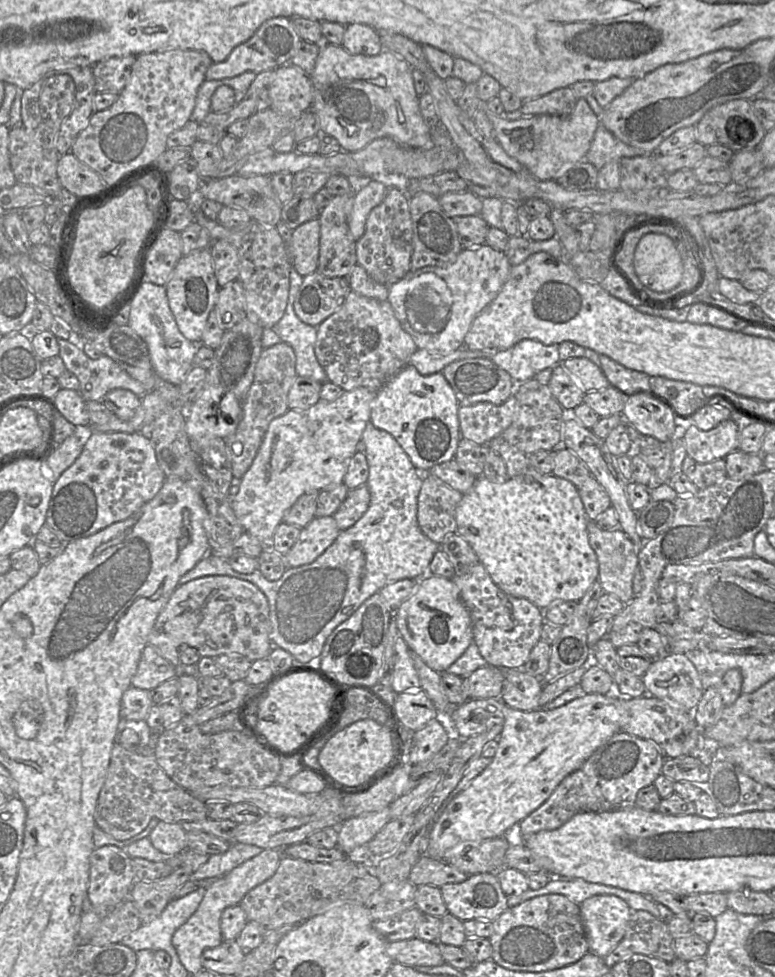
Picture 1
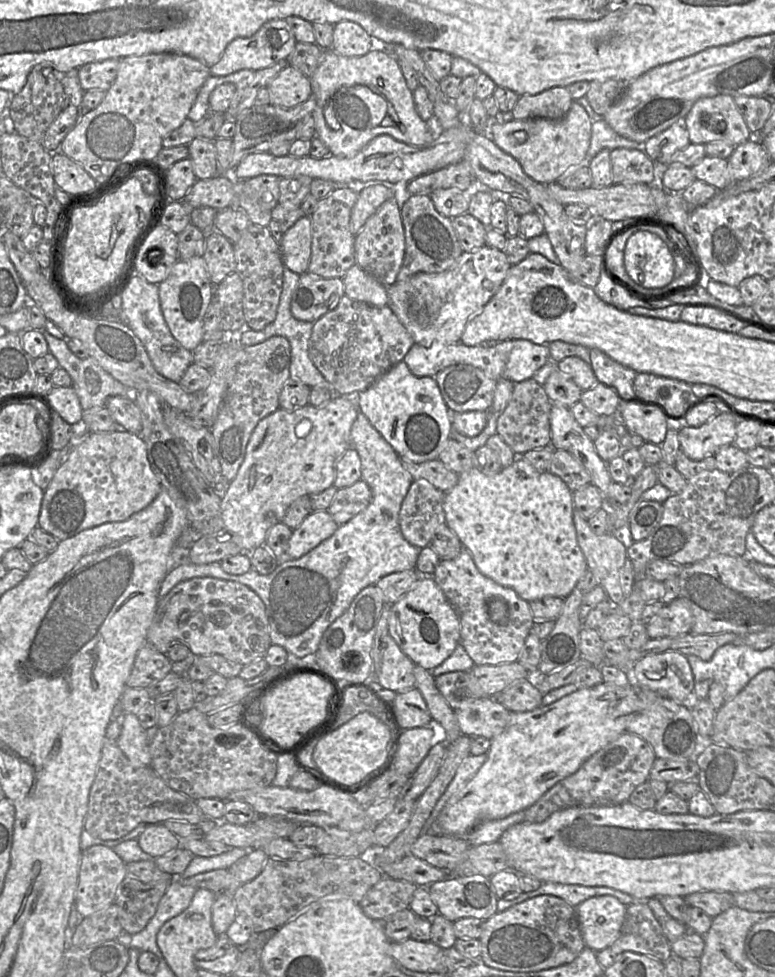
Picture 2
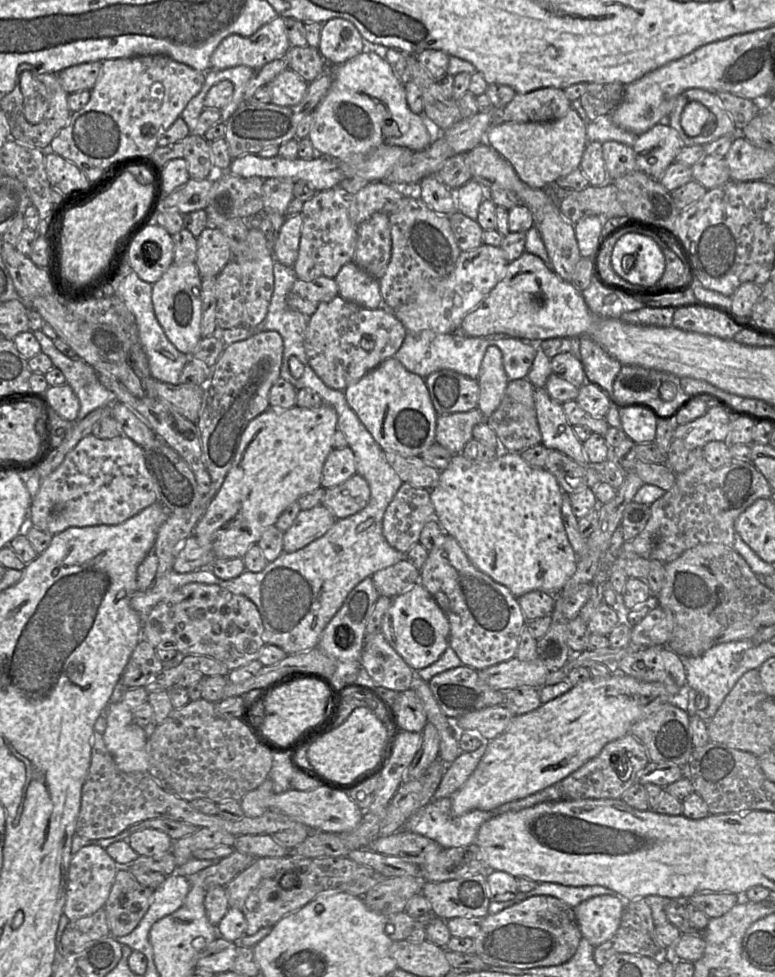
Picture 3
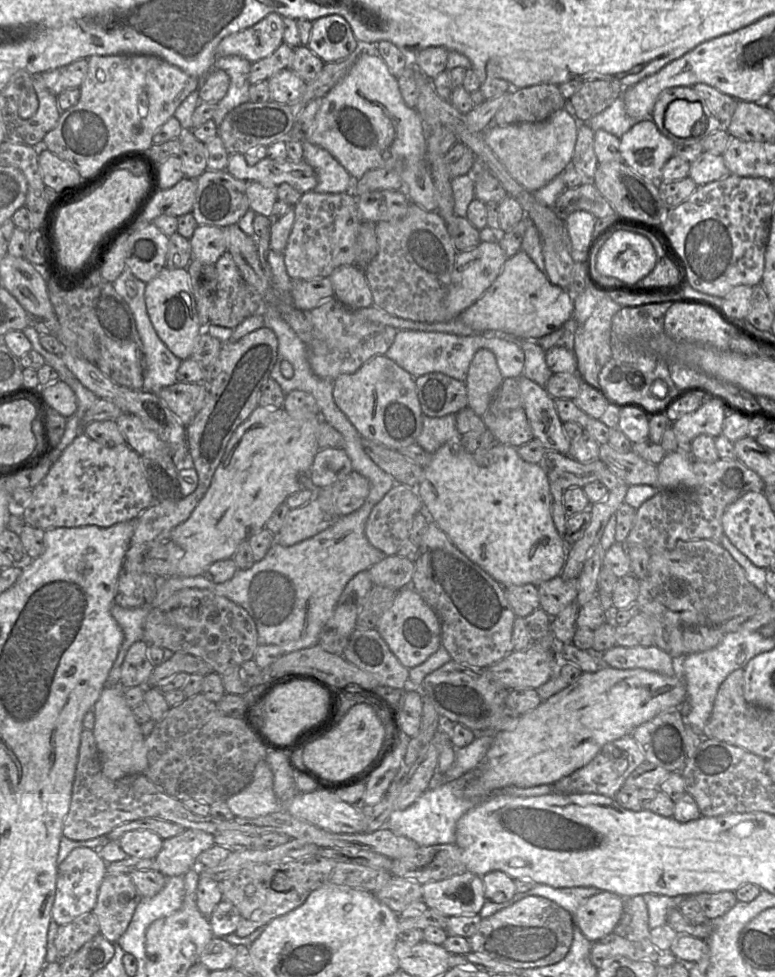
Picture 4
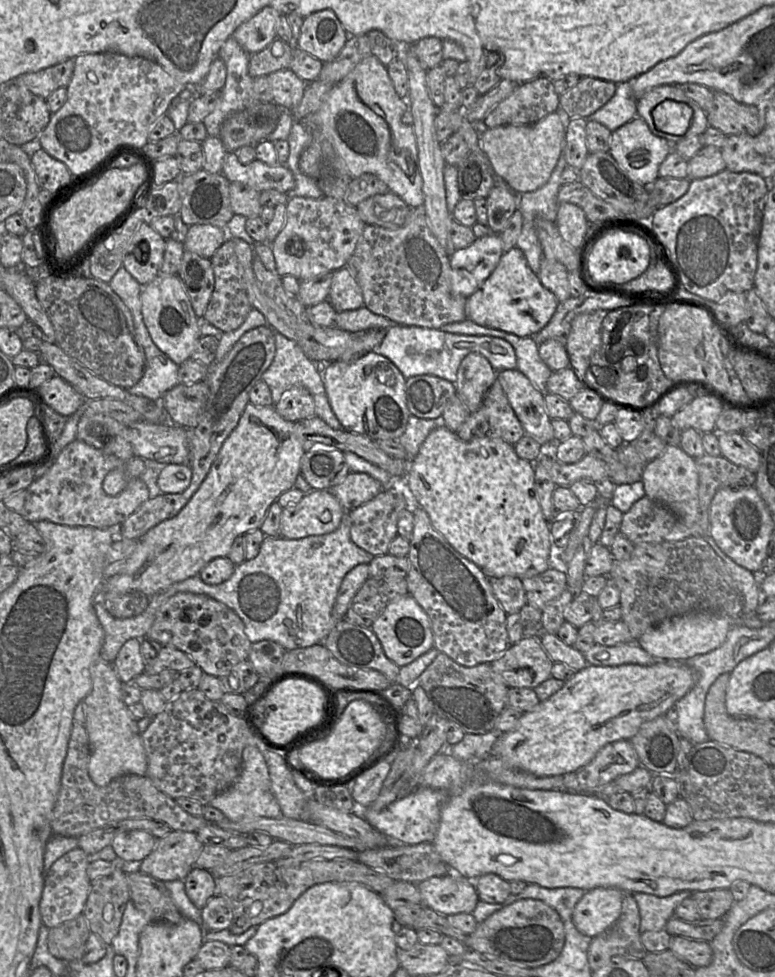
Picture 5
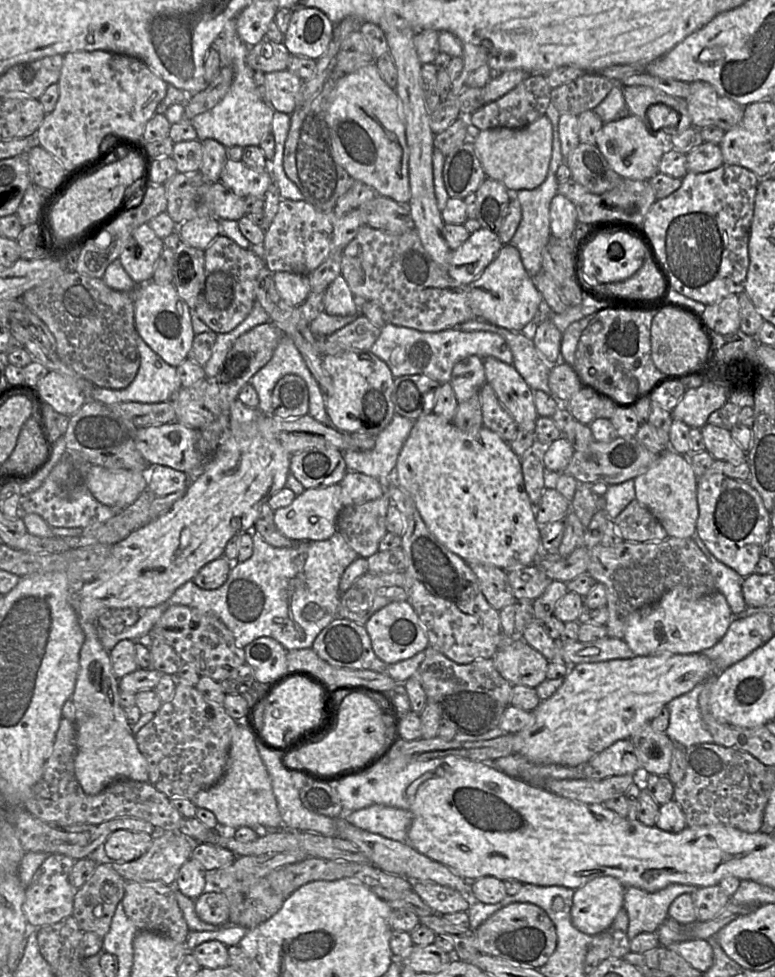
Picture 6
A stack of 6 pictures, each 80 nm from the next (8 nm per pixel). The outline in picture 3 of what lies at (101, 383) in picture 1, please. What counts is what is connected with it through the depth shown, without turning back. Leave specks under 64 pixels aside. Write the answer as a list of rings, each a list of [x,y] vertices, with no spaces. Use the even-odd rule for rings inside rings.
[[[41,330],[32,332],[40,344],[41,352],[49,356],[54,367],[62,371],[66,383],[77,396],[79,400],[77,421],[97,408],[111,406],[116,402],[115,395],[100,383],[98,373],[92,366],[83,360],[74,360],[62,354],[55,347],[53,340]]]

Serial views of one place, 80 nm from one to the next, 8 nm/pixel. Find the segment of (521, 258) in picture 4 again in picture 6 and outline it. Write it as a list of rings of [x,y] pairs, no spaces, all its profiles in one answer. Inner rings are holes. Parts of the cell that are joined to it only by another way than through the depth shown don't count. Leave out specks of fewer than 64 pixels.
[[[511,244],[503,245],[481,276],[468,285],[469,305],[475,319],[514,332],[530,332],[545,313],[545,306],[533,278],[527,273],[520,253]]]

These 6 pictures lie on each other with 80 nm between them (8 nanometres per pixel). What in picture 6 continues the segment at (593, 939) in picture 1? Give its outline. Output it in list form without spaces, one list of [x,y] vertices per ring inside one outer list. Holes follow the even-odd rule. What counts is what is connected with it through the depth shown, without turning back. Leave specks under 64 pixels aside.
[[[599,876],[576,889],[571,906],[572,924],[590,936],[608,929],[623,908],[625,888],[615,877]]]

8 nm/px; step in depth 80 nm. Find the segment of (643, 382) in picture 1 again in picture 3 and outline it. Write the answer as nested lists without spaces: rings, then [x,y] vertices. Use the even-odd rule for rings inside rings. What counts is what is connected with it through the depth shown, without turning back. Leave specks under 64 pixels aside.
[[[588,336],[579,338],[579,349],[579,359],[587,382],[598,385],[611,396],[612,400],[612,385],[622,364]]]

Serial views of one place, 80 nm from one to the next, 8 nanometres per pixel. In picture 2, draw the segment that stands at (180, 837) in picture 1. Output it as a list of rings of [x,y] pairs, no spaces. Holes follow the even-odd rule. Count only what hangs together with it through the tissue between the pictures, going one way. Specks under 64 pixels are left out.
[[[162,823],[147,826],[137,841],[141,849],[154,858],[181,847],[183,842]]]

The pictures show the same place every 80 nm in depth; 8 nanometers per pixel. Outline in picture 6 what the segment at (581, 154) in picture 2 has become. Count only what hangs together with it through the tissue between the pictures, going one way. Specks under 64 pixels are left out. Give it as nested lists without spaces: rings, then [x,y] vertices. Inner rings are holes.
[[[543,116],[525,128],[480,131],[473,146],[487,178],[500,182],[508,190],[519,191],[533,190],[545,181],[552,157],[552,141],[552,123]]]

